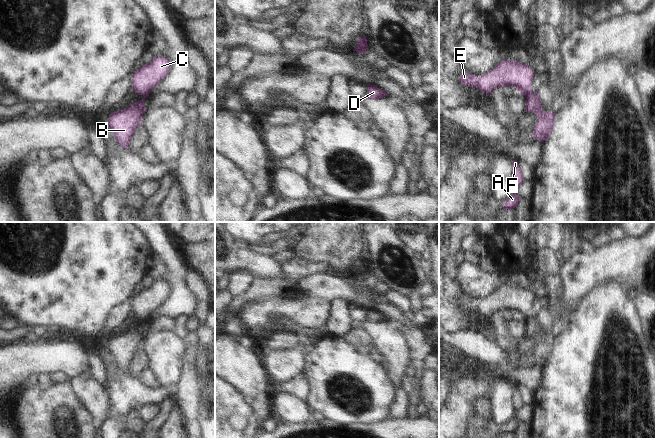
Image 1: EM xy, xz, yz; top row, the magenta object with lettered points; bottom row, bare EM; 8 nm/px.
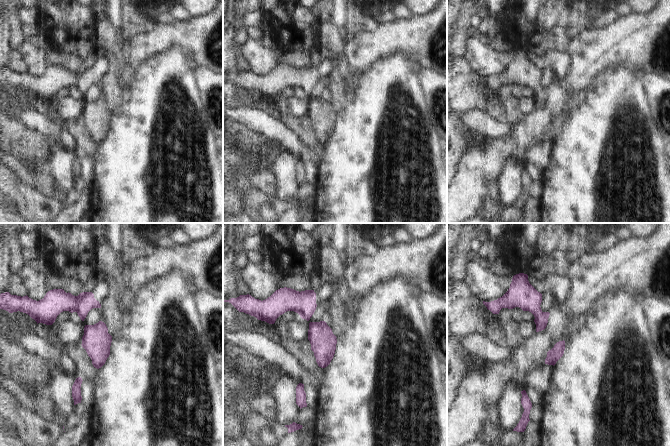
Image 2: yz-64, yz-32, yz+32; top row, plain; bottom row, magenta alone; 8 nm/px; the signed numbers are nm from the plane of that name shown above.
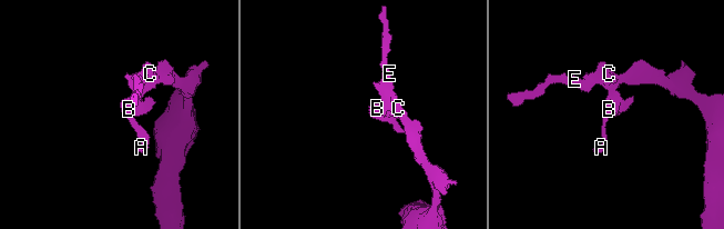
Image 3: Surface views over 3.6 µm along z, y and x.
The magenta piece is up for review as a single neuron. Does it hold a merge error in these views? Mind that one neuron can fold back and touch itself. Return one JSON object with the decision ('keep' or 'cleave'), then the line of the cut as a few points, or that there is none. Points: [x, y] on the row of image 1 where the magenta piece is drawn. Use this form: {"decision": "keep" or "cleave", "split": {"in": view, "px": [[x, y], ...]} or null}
{"decision": "cleave", "split": {"in": "yz", "px": [[531, 91], [524, 95]]}}

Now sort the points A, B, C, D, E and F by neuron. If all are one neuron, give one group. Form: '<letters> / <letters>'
A B D F / C E

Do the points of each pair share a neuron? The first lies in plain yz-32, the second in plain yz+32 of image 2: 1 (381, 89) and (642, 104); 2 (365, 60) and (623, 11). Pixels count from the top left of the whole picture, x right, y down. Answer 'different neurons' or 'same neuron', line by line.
1: same neuron
2: different neurons

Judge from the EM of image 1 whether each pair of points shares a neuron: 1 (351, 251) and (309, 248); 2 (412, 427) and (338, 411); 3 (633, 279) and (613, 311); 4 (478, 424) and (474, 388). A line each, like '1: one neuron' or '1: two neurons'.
1: one neuron
2: two neurons
3: two neurons
4: two neurons

